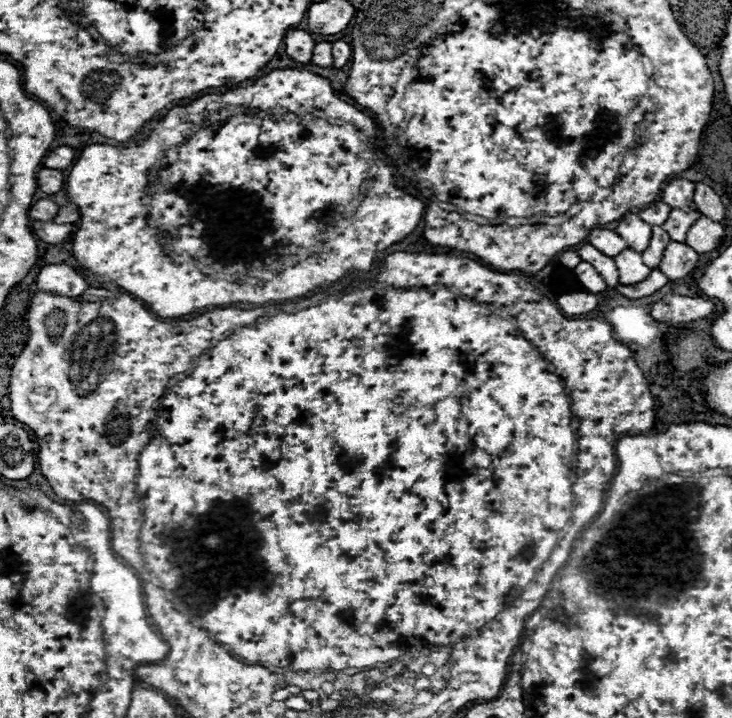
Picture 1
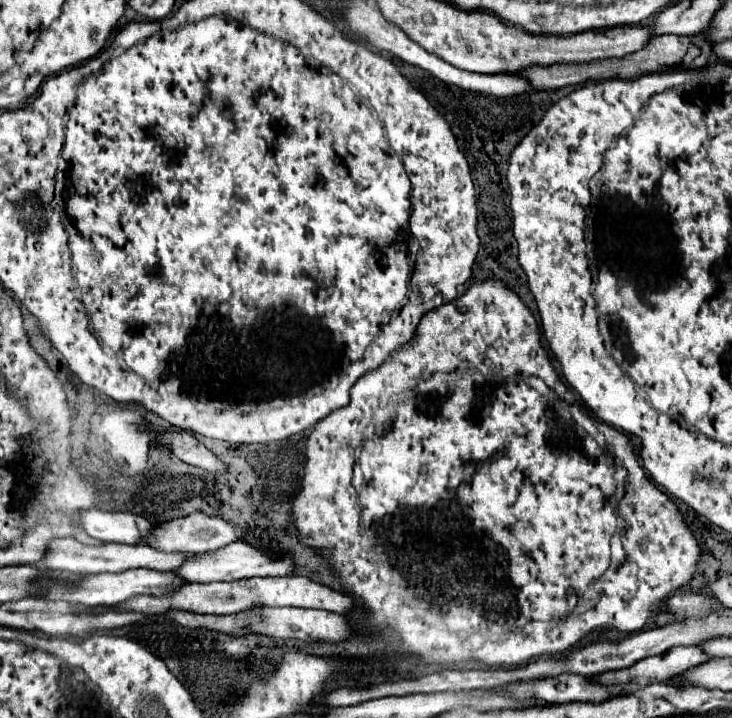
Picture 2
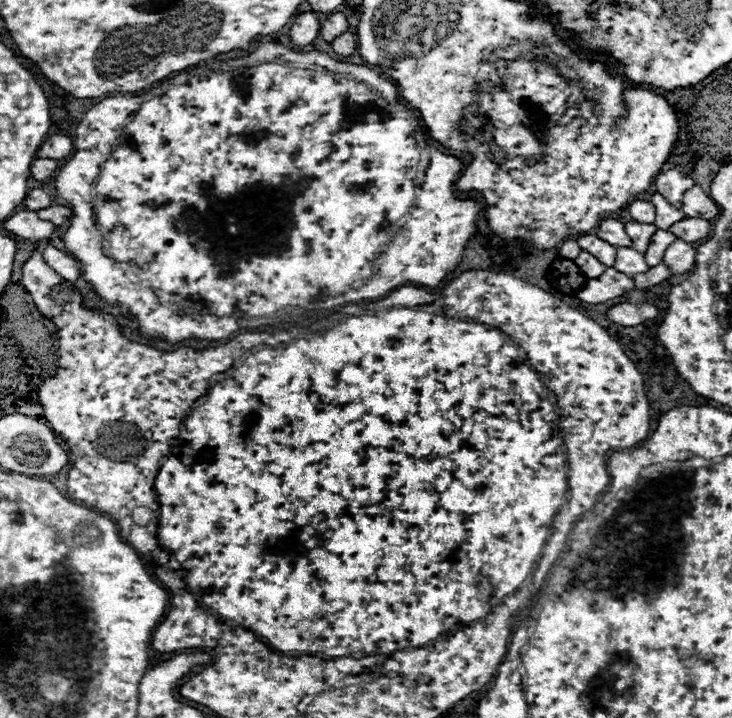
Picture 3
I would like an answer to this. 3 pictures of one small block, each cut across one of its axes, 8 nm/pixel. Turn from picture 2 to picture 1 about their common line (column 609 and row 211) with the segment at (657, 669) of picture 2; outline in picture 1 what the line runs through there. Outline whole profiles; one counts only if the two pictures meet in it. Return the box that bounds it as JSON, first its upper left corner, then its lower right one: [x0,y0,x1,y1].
[662,210,700,242]

